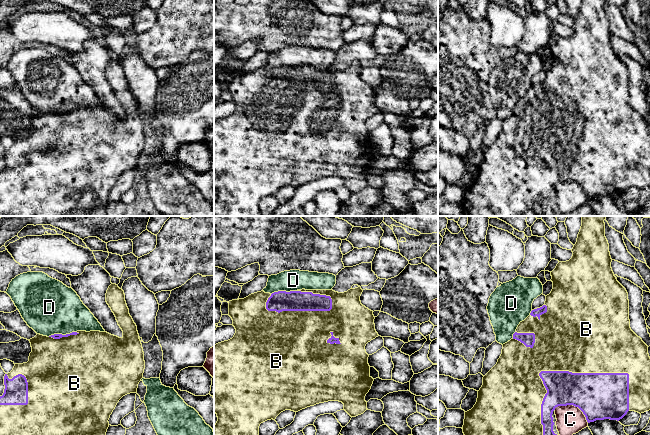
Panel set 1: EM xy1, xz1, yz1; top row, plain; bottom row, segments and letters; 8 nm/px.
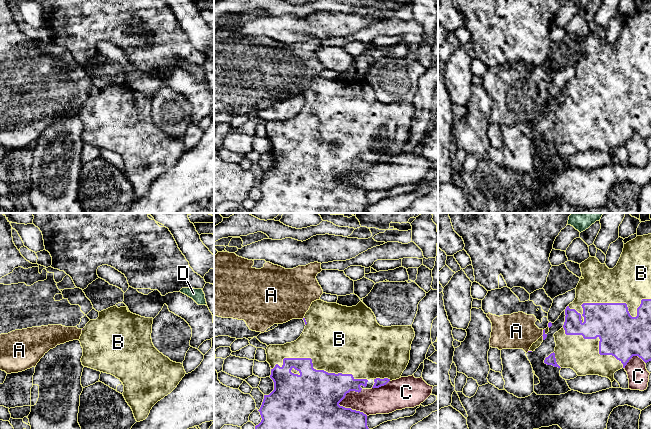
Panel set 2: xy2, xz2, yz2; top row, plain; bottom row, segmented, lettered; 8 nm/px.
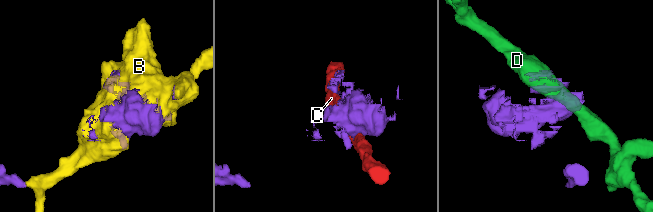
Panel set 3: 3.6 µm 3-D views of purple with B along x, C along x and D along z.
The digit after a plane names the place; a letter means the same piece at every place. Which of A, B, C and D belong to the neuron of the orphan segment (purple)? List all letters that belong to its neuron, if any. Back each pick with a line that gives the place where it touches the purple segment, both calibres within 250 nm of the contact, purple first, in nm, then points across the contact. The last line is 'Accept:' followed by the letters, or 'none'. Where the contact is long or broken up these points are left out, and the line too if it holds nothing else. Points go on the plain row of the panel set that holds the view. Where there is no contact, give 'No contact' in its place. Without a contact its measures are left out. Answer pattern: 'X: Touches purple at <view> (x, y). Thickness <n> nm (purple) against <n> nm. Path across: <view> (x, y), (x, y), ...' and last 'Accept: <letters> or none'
B: Touches purple at yz1 (551, 147). Thickness 280 nm (purple) against 440 nm
Accept: B

